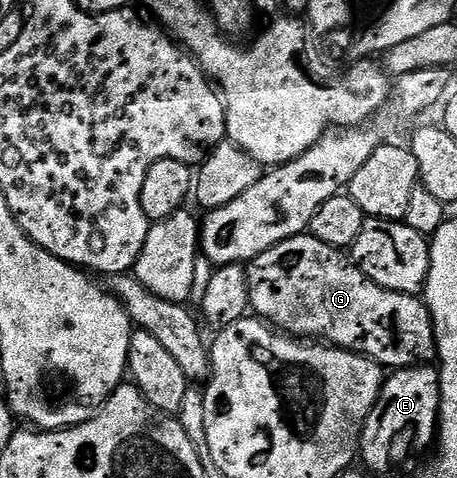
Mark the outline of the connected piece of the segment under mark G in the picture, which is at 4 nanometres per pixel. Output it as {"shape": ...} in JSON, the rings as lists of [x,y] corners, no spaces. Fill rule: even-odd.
{"shape":[[[310,235],[285,239],[277,243],[277,247],[257,255],[257,259],[246,266],[246,271],[250,308],[254,316],[288,337],[314,339],[337,349],[348,349],[350,353],[373,359],[391,371],[436,360],[435,323],[431,320],[426,300],[410,293],[389,291],[373,283],[373,279],[363,274],[344,250],[329,247],[321,243],[321,239]]]}

